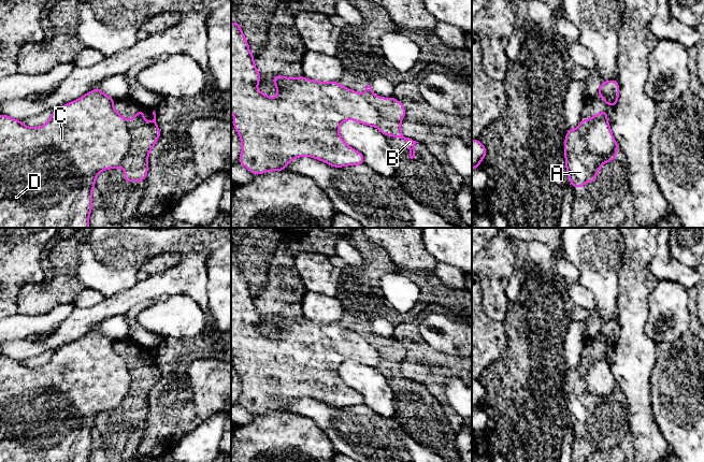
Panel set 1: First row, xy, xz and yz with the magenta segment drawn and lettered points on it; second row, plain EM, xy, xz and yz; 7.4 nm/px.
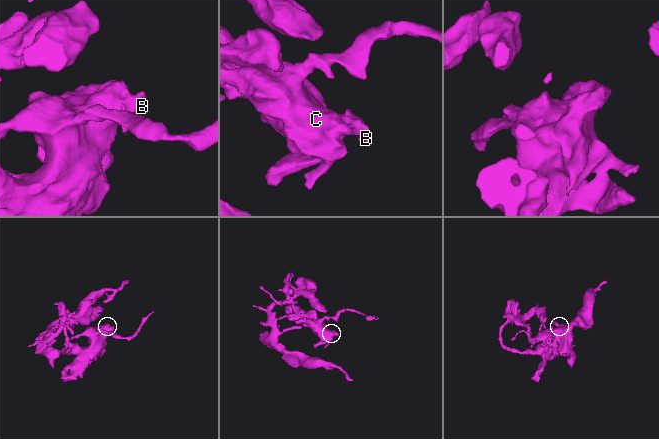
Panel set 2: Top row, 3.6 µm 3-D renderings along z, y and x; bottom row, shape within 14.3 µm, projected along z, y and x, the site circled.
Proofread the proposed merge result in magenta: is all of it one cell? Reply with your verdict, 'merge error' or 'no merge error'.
merge error

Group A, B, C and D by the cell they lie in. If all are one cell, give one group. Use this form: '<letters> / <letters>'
A B / C D

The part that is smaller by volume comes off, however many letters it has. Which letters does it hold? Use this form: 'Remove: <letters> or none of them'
Remove: A, B

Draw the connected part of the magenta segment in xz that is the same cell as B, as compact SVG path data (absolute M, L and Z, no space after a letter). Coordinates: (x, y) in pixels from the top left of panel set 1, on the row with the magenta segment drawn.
M365 83L365 92L362 95L369 100L378 113L378 124L384 135L391 135L393 138L404 139L408 145L410 158L415 158L415 144L419 143L410 138L405 138L401 132L401 121L406 115L403 104L391 98L383 98L375 96L372 91L371 83Z

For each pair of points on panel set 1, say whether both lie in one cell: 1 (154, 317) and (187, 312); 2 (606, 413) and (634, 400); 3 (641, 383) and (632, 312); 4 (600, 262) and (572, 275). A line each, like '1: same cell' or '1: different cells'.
1: same cell
2: different cells
3: same cell
4: different cells

